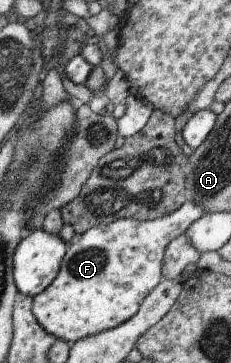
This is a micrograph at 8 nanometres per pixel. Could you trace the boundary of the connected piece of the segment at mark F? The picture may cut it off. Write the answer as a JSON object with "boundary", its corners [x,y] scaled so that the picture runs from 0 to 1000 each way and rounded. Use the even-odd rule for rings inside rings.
{"boundary":[[[805,545],[766,579],[753,579],[740,590],[667,601],[649,609],[580,609],[571,601],[511,601],[455,623],[424,623],[411,628],[377,631],[364,642],[351,642],[320,658],[320,664],[286,683],[286,697],[264,713],[251,752],[242,763],[216,777],[216,785],[177,802],[160,815],[134,824],[134,860],[156,876],[156,884],[182,898],[182,906],[216,923],[234,923],[238,931],[277,937],[299,948],[320,945],[329,937],[359,928],[420,920],[424,915],[502,901],[524,890],[537,890],[550,879],[563,879],[606,846],[610,829],[684,785],[697,771],[697,719],[706,711],[710,689],[719,678],[758,656],[788,645],[801,631],[844,606],[857,603],[887,584],[879,576],[848,565],[848,556],[814,554]]]}

